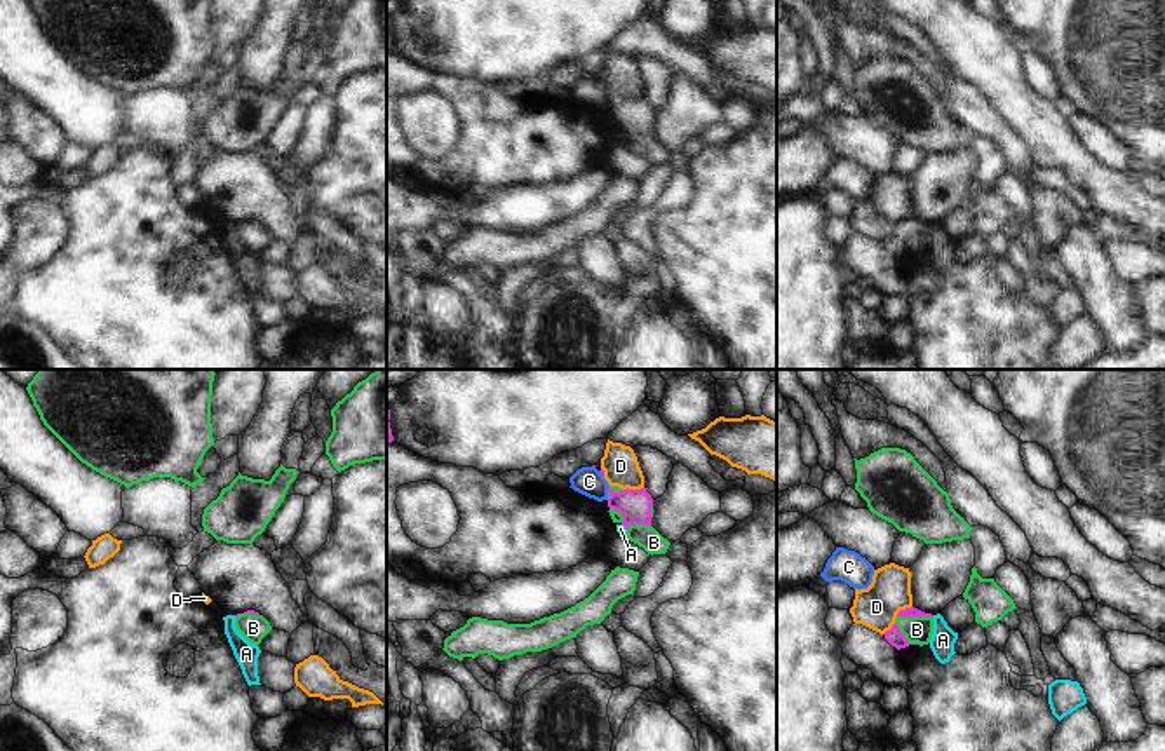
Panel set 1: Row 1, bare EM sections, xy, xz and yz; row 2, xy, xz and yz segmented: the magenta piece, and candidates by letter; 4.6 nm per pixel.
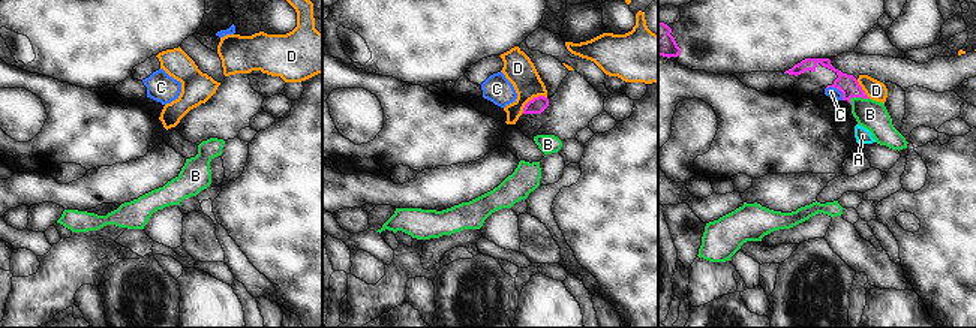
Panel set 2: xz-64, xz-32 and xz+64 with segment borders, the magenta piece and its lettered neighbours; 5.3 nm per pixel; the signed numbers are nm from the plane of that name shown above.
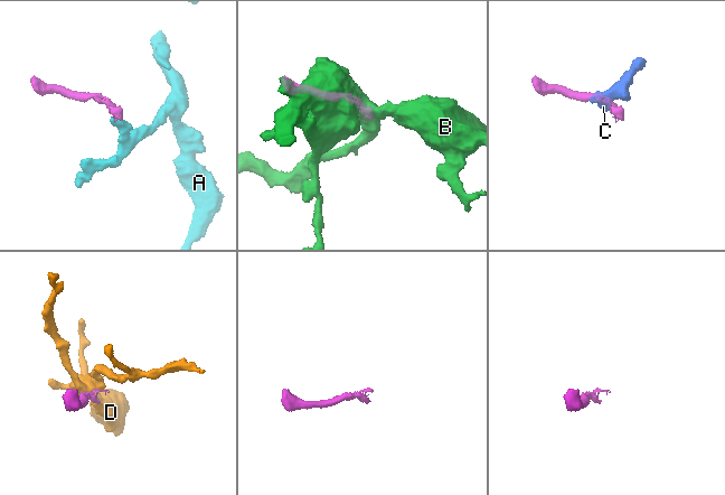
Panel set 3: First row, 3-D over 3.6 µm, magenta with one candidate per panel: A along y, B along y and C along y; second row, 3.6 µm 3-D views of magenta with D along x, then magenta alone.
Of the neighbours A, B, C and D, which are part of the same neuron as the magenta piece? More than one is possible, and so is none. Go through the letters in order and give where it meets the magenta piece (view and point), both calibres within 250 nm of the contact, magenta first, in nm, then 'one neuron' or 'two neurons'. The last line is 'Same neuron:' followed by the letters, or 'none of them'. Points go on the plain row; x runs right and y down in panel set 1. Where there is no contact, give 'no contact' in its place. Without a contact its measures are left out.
A: xz (624, 135) | 150/50 nm | two neurons
B: yz (915, 225) | 50/130 nm | one neuron
C: xz (608, 100) | 150/140 nm | two neurons
D: xz (633, 100) | 150/170 nm | two neurons
Same neuron: B

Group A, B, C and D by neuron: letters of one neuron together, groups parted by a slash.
A / B / C / D

